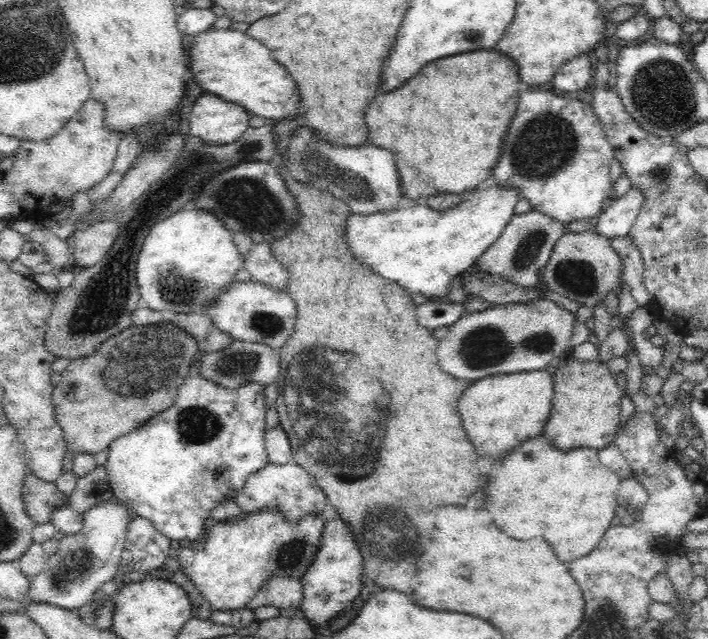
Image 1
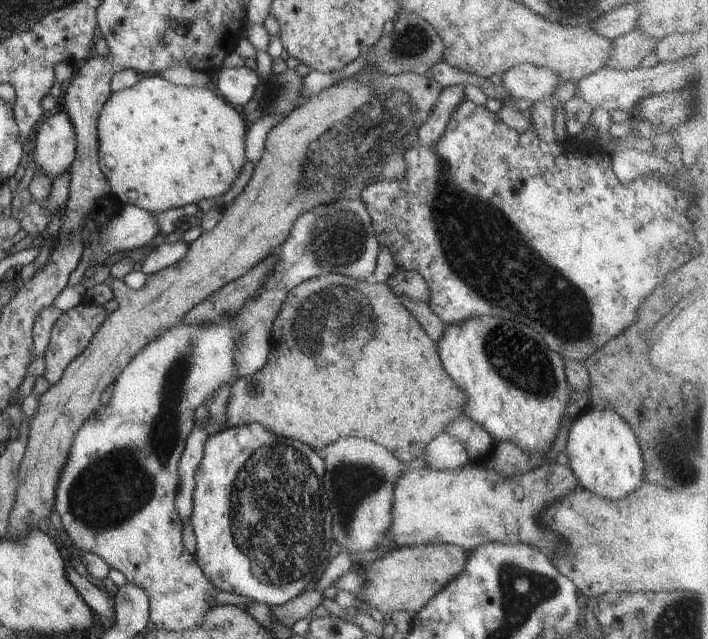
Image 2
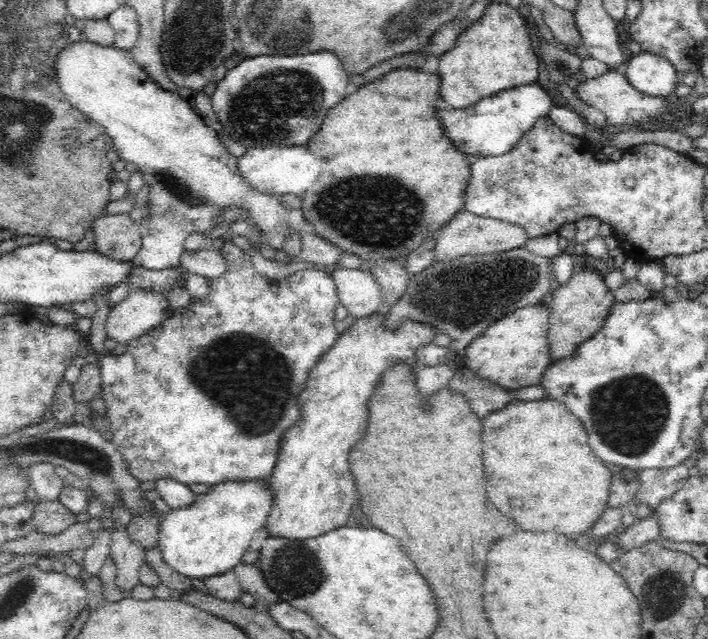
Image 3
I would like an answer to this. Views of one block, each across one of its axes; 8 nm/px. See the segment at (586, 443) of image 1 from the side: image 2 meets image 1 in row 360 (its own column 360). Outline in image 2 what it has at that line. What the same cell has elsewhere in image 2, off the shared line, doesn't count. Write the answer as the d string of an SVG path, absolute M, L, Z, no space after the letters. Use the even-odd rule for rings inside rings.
M450 543L403 546L384 553L386 554L375 561L356 563L363 582L361 593L356 596L357 600L362 600L369 609L377 608L383 614L394 611L416 614L464 570L465 562L469 559L469 552Z

